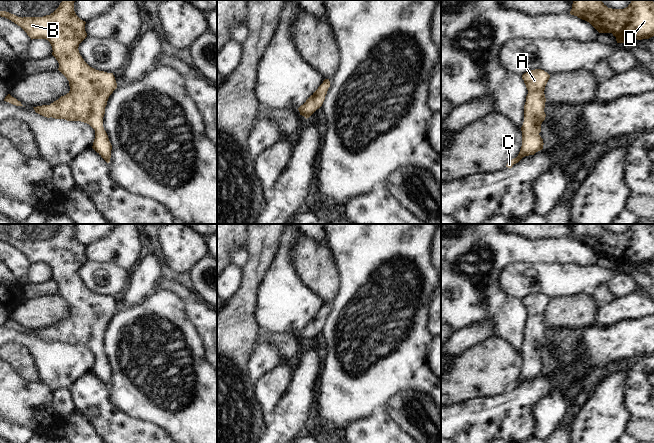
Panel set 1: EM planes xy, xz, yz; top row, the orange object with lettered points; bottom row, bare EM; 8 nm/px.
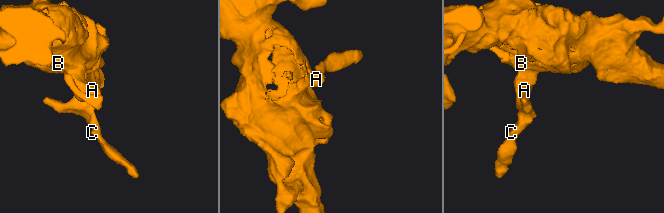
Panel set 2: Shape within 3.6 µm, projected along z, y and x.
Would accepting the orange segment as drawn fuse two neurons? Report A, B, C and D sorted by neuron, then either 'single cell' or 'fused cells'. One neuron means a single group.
groups A B C D; single cell

